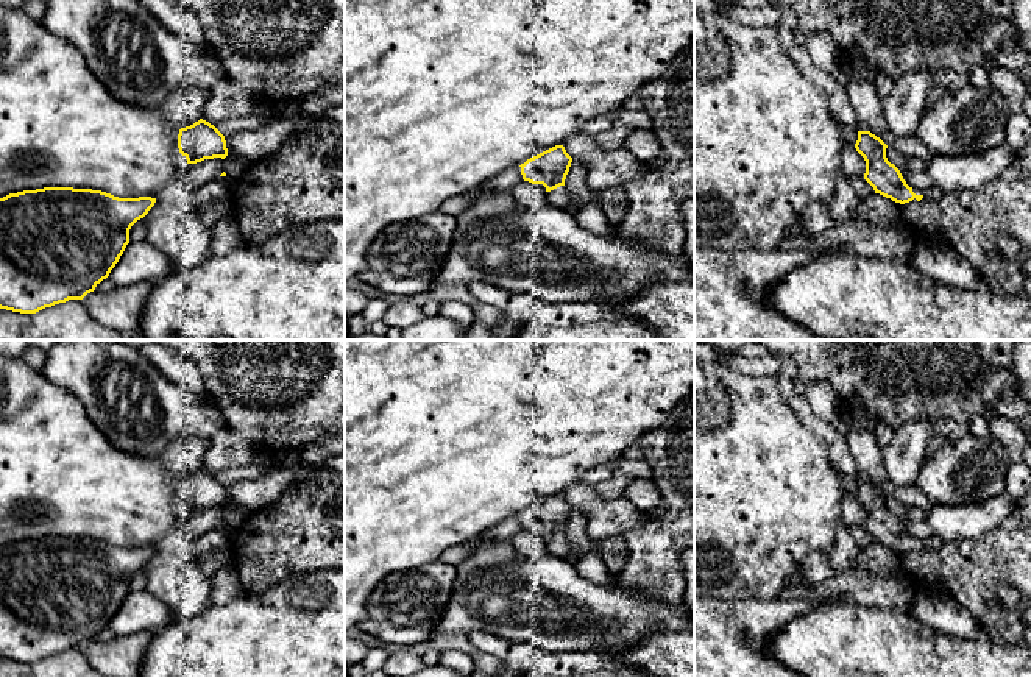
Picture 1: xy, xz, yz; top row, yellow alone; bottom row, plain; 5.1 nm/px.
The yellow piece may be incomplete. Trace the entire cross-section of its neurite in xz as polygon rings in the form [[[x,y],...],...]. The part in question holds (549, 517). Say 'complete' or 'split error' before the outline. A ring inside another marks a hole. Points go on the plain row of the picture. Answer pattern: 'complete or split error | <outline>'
split error | [[[555,494],[521,513],[524,530],[546,537],[547,554],[558,558],[571,558],[576,546],[565,537],[572,507],[563,494]]]

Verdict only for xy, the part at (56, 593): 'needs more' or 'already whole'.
already whole

